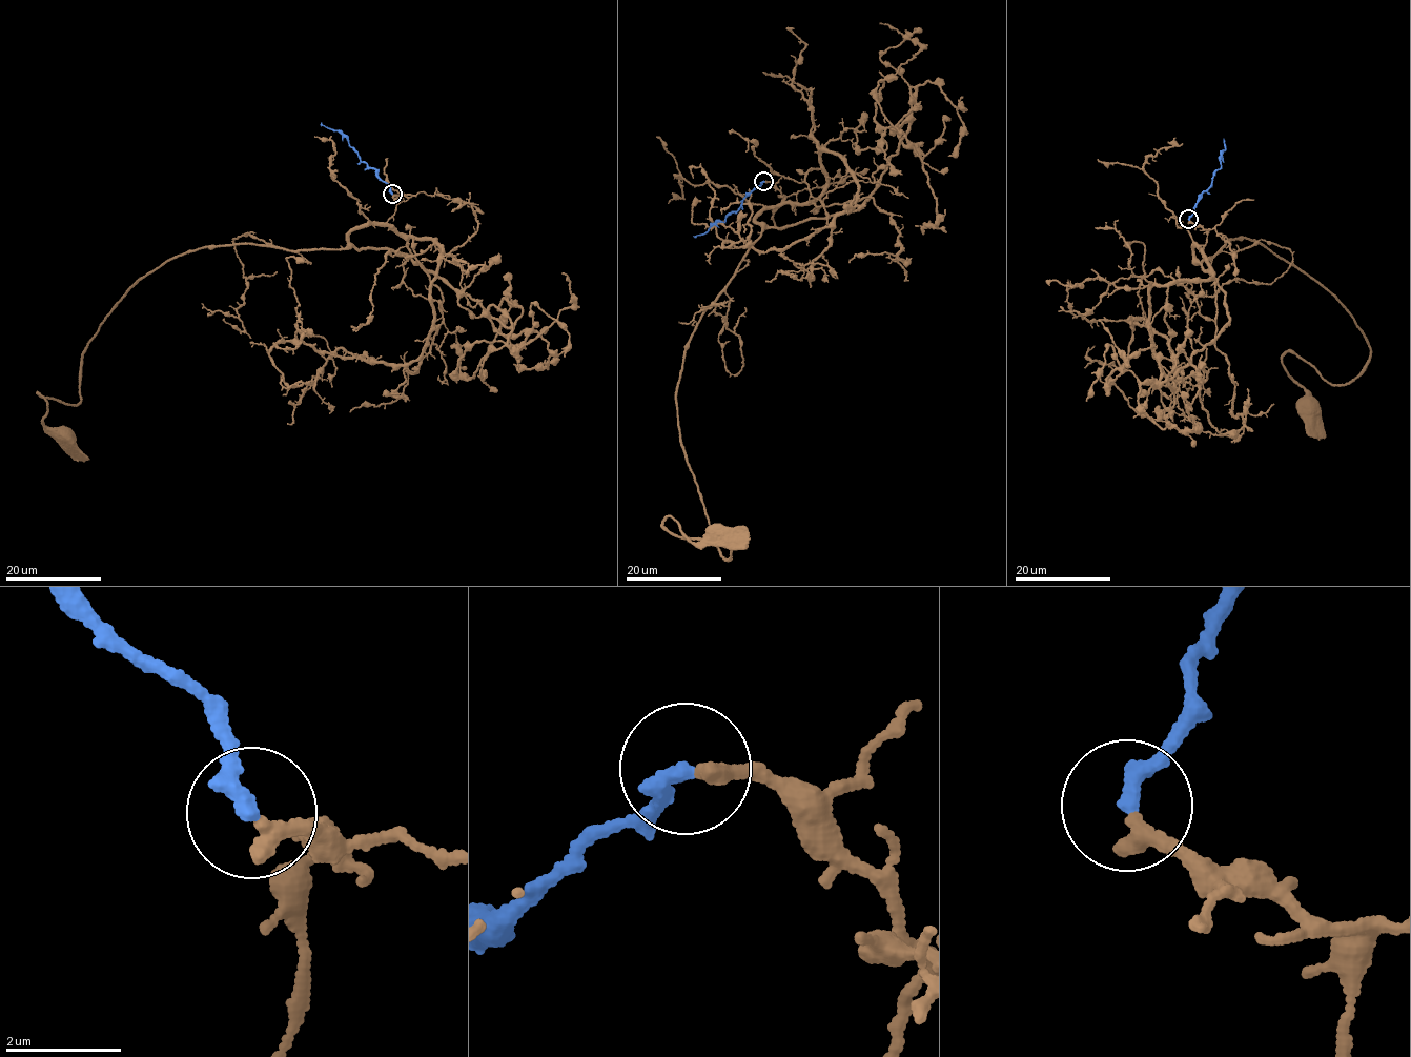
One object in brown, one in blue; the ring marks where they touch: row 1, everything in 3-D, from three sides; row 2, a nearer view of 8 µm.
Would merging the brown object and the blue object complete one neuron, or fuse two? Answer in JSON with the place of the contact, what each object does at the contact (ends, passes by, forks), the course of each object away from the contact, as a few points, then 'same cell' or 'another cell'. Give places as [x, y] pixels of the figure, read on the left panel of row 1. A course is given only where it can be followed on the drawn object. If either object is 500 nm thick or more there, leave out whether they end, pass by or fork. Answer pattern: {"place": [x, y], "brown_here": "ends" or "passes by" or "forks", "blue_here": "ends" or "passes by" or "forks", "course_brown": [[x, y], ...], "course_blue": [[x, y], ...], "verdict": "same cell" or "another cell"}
{"place": [392, 194], "brown_here": "ends", "blue_here": "ends", "course_brown": [[392, 195], [385, 222], [339, 249], [210, 245], [141, 277], [81, 358], [80, 401], [39, 393], [66, 438]], "course_blue": [[392, 194], [376, 171], [360, 160], [348, 140], [321, 123]], "verdict": "same cell"}

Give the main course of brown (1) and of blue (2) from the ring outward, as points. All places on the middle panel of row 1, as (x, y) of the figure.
1: (764, 182), (785, 197), (758, 210), (675, 401), (731, 561), (721, 541), (663, 526), (718, 535)
2: (763, 181), (723, 222), (693, 237)

